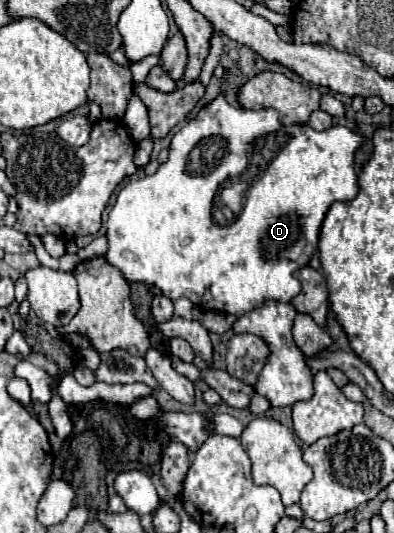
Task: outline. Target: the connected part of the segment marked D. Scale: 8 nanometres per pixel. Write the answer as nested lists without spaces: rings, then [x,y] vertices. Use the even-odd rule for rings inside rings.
[[[218,96],[172,136],[170,158],[156,174],[134,180],[120,190],[108,218],[106,260],[120,268],[128,282],[152,284],[170,300],[186,296],[200,310],[244,316],[266,300],[290,302],[300,292],[294,272],[306,266],[318,250],[318,232],[328,208],[358,194],[354,152],[362,142],[360,134],[344,126],[332,126],[322,132],[308,124],[284,126],[276,110],[242,110]],[[258,158],[264,166],[262,162],[256,166],[258,178],[244,192],[242,214],[228,226],[216,224],[212,220],[212,202],[218,188],[228,178],[242,176]]]

